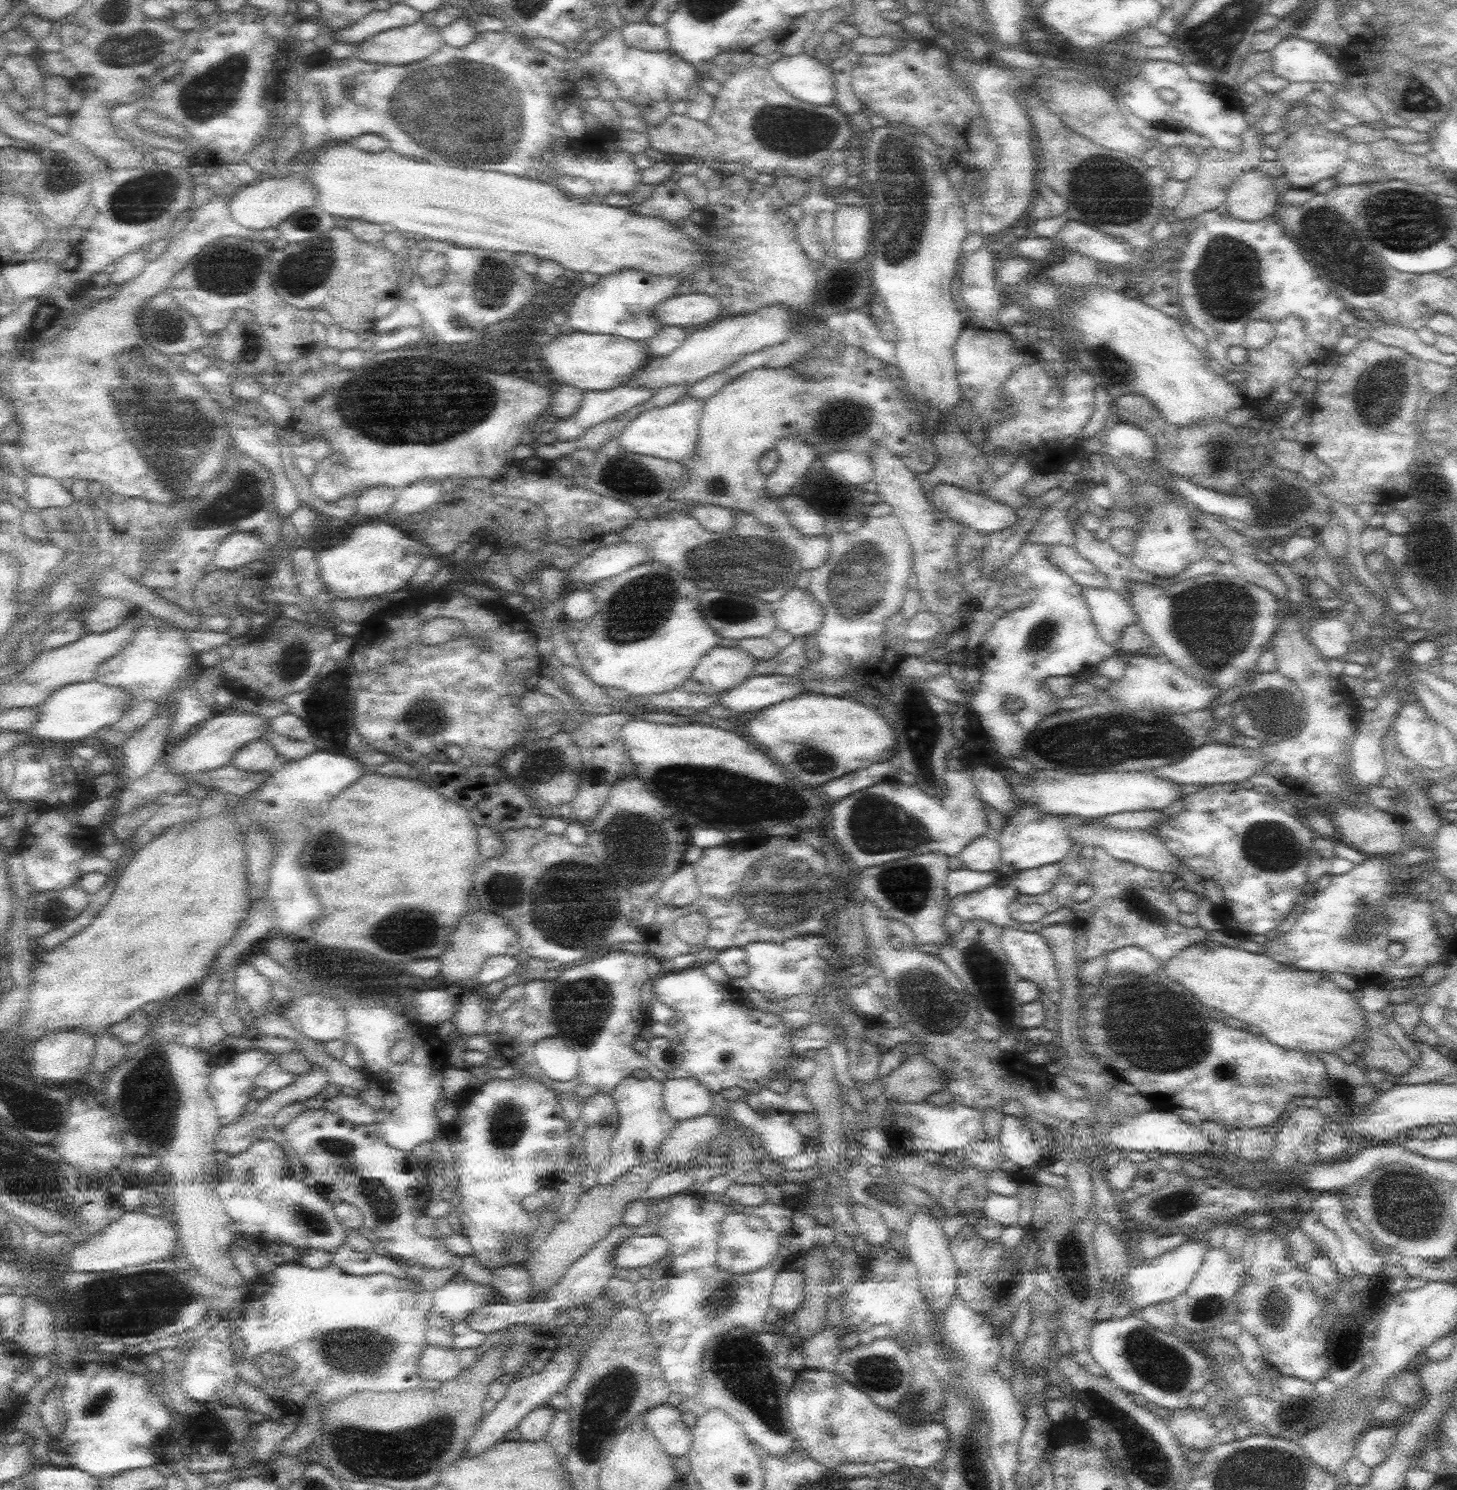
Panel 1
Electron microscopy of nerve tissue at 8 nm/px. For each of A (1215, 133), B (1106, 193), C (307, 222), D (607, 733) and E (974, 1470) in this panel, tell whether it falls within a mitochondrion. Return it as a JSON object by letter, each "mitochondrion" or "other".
{"A":"other","B":"mitochondrion","C":"mitochondrion","D":"other","E":"mitochondrion"}

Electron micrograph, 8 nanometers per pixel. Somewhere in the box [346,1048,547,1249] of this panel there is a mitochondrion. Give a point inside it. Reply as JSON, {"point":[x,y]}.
{"point":[506,1124]}

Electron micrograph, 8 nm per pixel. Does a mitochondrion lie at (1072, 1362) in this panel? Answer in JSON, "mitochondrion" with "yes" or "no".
{"mitochondrion":"no"}

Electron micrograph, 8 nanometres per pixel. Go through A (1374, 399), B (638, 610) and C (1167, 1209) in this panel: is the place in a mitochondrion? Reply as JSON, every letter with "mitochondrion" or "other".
{"A":"mitochondrion","B":"mitochondrion","C":"mitochondrion"}

